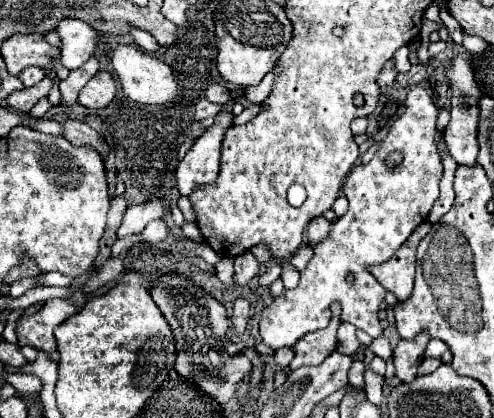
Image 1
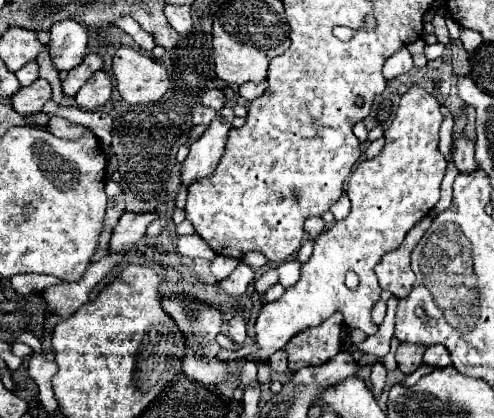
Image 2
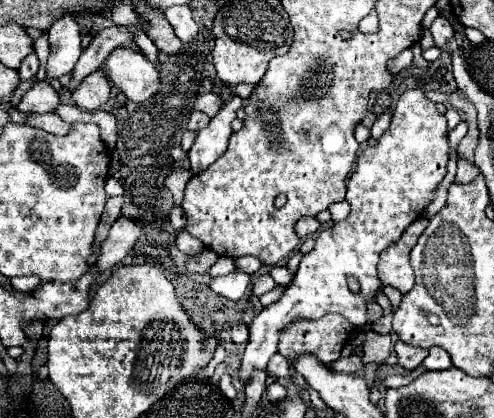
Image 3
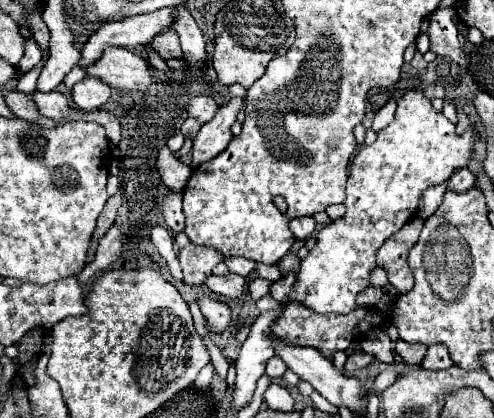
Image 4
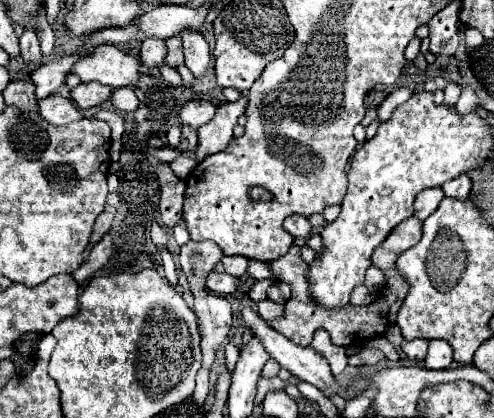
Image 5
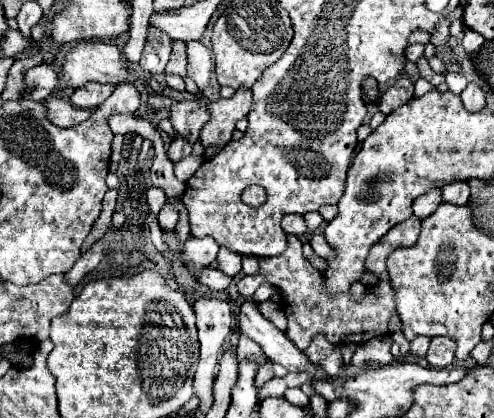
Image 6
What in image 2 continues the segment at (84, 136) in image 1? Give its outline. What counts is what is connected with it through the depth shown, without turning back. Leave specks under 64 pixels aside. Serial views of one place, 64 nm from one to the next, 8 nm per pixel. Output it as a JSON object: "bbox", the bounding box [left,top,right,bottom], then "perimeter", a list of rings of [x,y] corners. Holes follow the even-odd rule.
{"bbox":[44,116,86,138],"perimeter":[[[58,116],[58,120],[48,120],[48,122],[44,124],[44,128],[46,128],[50,134],[58,136],[58,138],[80,138],[82,132],[86,130],[86,128],[82,128],[82,126],[78,126],[78,124],[72,124],[72,122],[68,122],[68,120],[60,118],[60,116]]]}

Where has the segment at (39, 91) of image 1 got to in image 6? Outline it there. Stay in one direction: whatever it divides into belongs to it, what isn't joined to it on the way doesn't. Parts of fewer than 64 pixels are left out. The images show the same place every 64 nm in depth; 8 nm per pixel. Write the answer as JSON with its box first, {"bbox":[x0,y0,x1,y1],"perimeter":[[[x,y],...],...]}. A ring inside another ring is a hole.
{"bbox":[46,98,92,128],"perimeter":[[[52,98],[50,102],[46,100],[46,108],[48,120],[52,120],[52,124],[56,124],[58,128],[74,128],[92,116],[92,110],[74,108],[70,102],[64,102],[62,98]]]}

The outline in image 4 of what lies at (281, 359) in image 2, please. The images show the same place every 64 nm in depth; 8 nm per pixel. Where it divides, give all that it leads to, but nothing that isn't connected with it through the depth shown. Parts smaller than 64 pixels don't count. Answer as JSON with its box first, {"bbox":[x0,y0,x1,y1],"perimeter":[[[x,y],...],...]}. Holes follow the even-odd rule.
{"bbox":[266,356,286,378],"perimeter":[[[276,356],[270,358],[268,364],[266,364],[266,376],[270,376],[270,378],[280,378],[284,370],[286,370],[286,364]]]}

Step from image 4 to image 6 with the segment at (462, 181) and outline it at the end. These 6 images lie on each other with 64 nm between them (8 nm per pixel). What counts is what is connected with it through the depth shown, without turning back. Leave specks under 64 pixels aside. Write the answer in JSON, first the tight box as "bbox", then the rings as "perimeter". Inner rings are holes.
{"bbox":[442,182,470,206],"perimeter":[[[460,182],[460,184],[448,184],[448,188],[442,188],[442,202],[448,202],[448,204],[466,206],[468,196],[470,196],[468,182]]]}

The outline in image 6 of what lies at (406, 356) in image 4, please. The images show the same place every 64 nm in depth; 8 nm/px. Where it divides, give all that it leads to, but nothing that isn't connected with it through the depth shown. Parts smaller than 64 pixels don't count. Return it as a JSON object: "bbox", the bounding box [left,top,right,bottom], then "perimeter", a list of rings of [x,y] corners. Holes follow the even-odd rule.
{"bbox":[410,336,430,356],"perimeter":[[[416,336],[410,344],[410,352],[414,356],[426,356],[428,352],[428,346],[430,346],[430,338],[428,336]]]}

